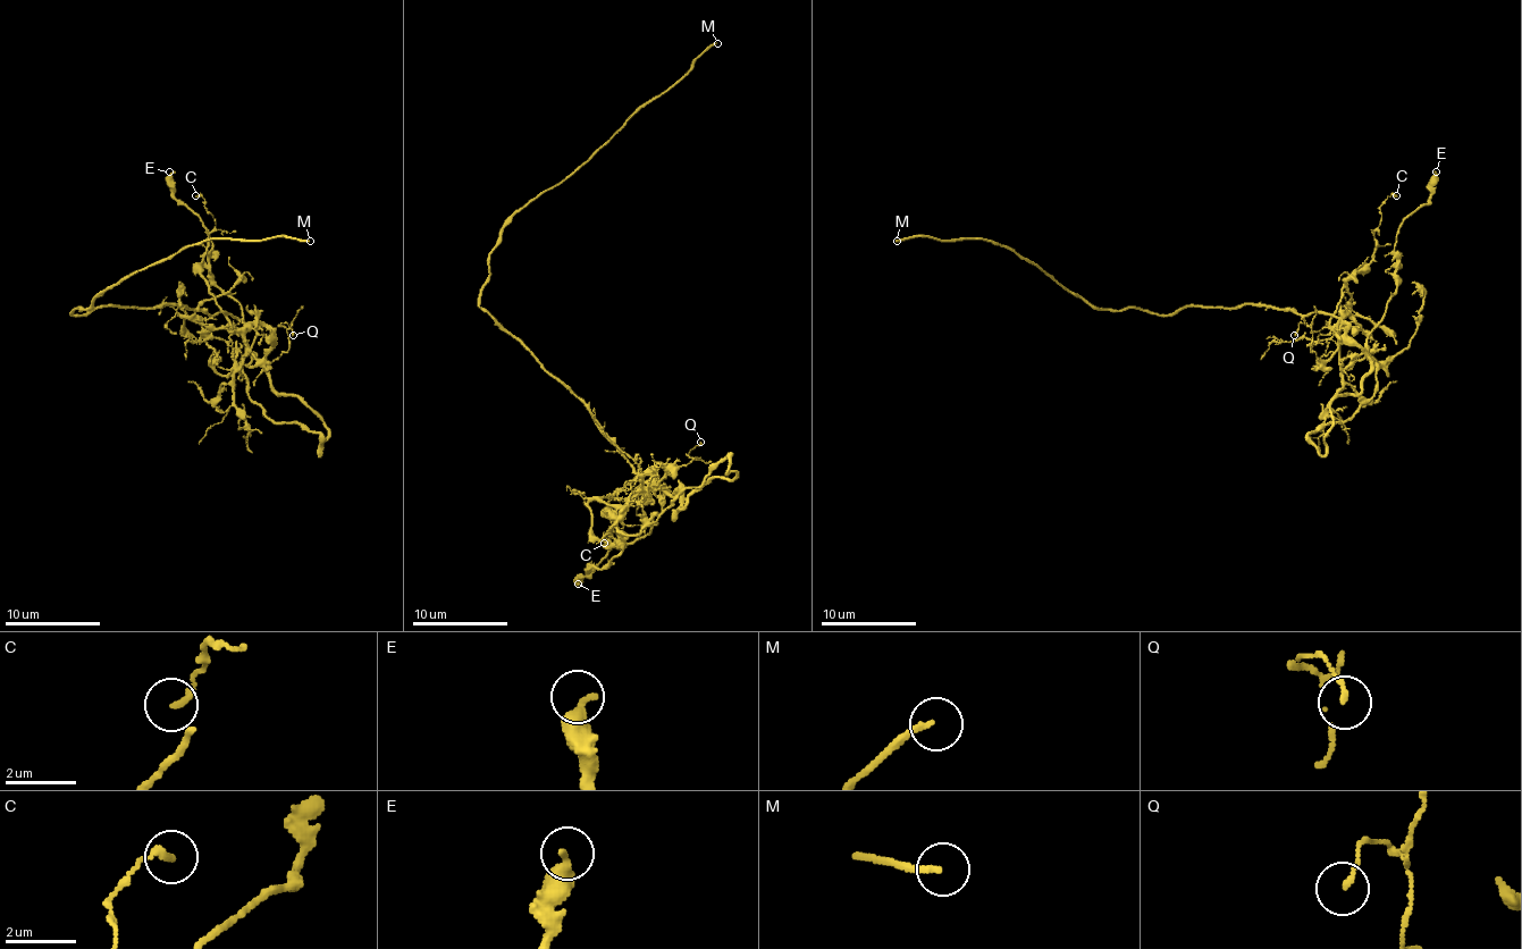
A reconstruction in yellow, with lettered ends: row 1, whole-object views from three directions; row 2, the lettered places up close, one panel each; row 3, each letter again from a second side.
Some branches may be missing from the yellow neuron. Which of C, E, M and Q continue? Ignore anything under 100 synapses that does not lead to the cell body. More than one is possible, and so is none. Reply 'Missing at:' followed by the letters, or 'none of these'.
Missing at: M

